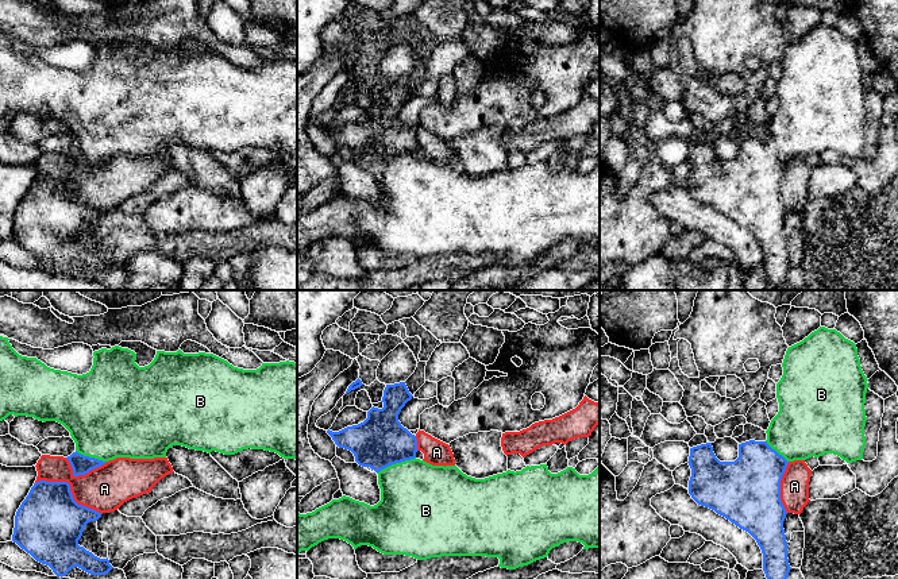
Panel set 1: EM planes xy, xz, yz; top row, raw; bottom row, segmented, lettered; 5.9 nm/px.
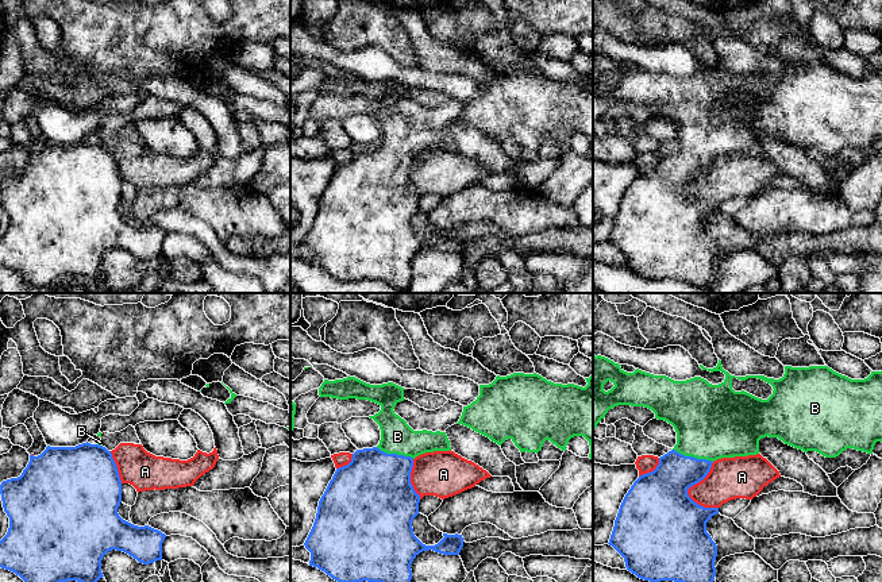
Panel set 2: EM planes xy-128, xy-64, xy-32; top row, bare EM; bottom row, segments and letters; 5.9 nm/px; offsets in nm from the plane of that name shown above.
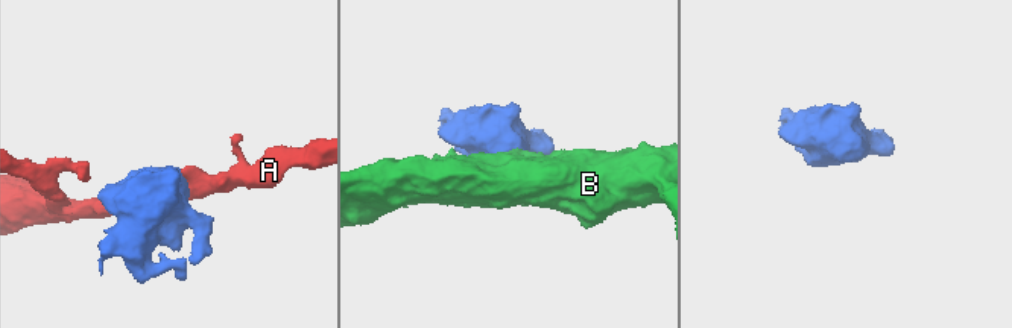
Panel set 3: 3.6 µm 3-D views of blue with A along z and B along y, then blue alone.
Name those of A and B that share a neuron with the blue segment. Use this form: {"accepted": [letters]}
{"accepted": ["B"]}

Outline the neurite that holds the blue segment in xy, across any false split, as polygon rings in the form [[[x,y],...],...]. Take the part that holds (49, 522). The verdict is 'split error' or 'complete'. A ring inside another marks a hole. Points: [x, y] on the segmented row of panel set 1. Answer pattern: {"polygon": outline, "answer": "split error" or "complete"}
{"polygon": [[[39,480],[16,512],[12,541],[36,561],[49,566],[57,576],[65,576],[74,567],[90,575],[105,575],[113,568],[108,557],[100,559],[78,545],[86,524],[100,517],[101,513],[74,501],[68,482]]], "answer": "complete"}

